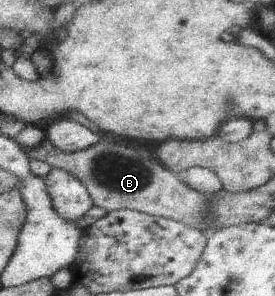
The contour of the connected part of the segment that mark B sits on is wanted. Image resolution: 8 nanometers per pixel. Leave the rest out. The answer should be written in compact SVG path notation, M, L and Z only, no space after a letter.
M100 140L95 145L81 151L73 153L63 153L58 149L55 152L48 152L42 147L42 144L32 149L24 149L26 156L32 159L38 159L48 164L49 168L57 168L71 175L74 175L86 187L94 205L103 208L106 213L118 209L130 209L131 211L140 211L147 215L156 215L167 219L174 219L186 223L189 227L201 228L209 219L208 196L188 188L170 169L163 167L157 160L151 157L150 151L144 148L134 148L132 144L119 144L109 140Z

